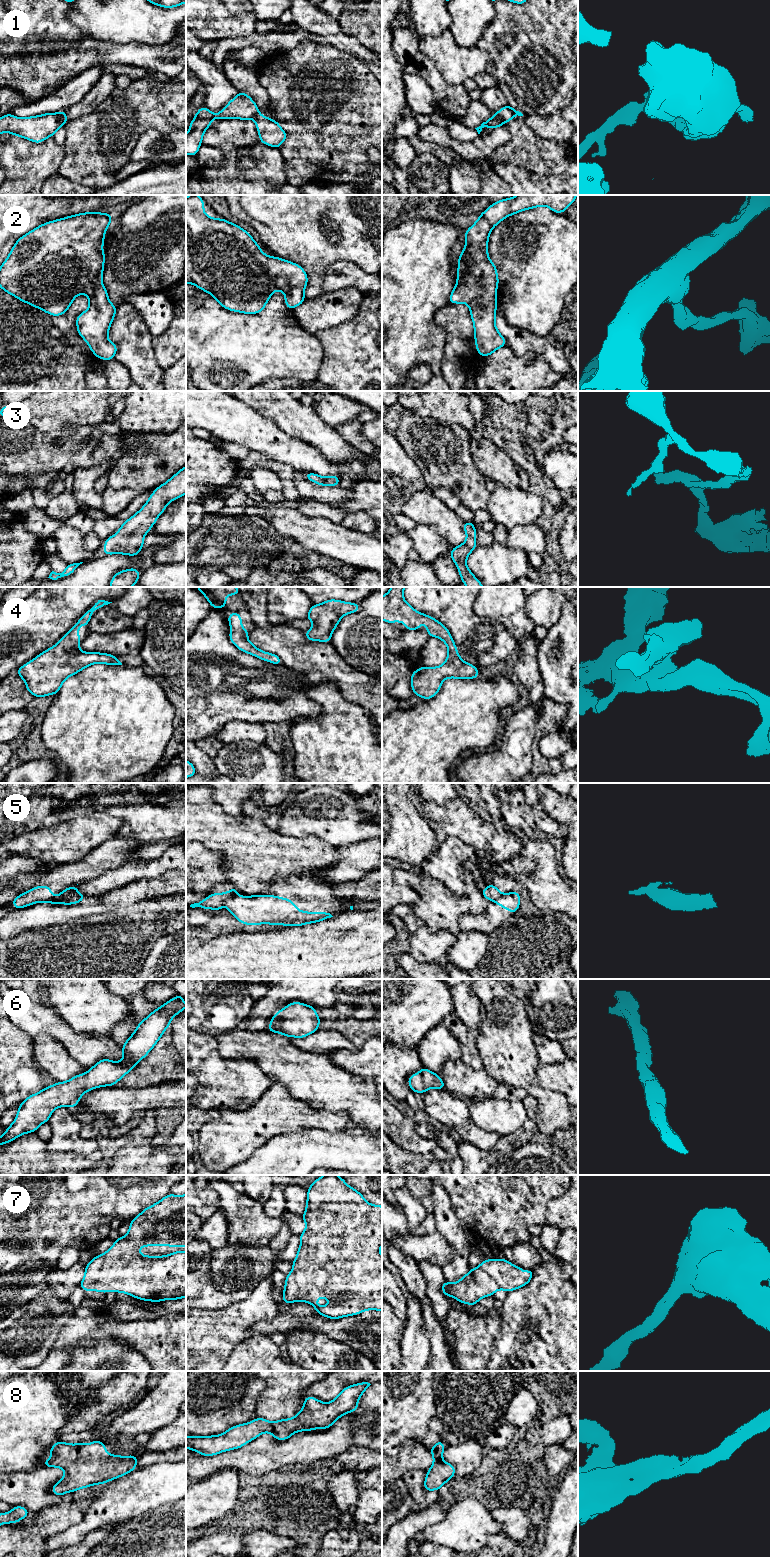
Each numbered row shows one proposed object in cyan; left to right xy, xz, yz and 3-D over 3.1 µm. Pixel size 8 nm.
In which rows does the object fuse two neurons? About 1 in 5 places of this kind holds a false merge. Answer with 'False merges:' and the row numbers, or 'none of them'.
False merges: 1, 5

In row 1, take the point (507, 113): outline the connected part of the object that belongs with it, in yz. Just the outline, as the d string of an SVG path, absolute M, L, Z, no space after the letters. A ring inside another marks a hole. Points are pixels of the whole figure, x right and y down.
M505 105L499 111L497 111L496 114L501 125L504 125L506 122L512 120L515 115L523 116L521 112L510 107L509 105Z

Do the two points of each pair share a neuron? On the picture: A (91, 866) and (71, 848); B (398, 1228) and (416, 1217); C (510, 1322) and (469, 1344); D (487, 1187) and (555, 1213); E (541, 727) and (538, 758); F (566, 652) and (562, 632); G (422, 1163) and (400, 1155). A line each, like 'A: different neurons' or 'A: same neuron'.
A: different neurons
B: different neurons
C: different neurons
D: different neurons
E: same neuron
F: same neuron
G: same neuron

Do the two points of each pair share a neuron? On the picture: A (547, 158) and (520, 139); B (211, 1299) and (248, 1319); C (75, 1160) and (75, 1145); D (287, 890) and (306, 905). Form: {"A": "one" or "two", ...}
{"A": "one", "B": "two", "C": "two", "D": "one"}

